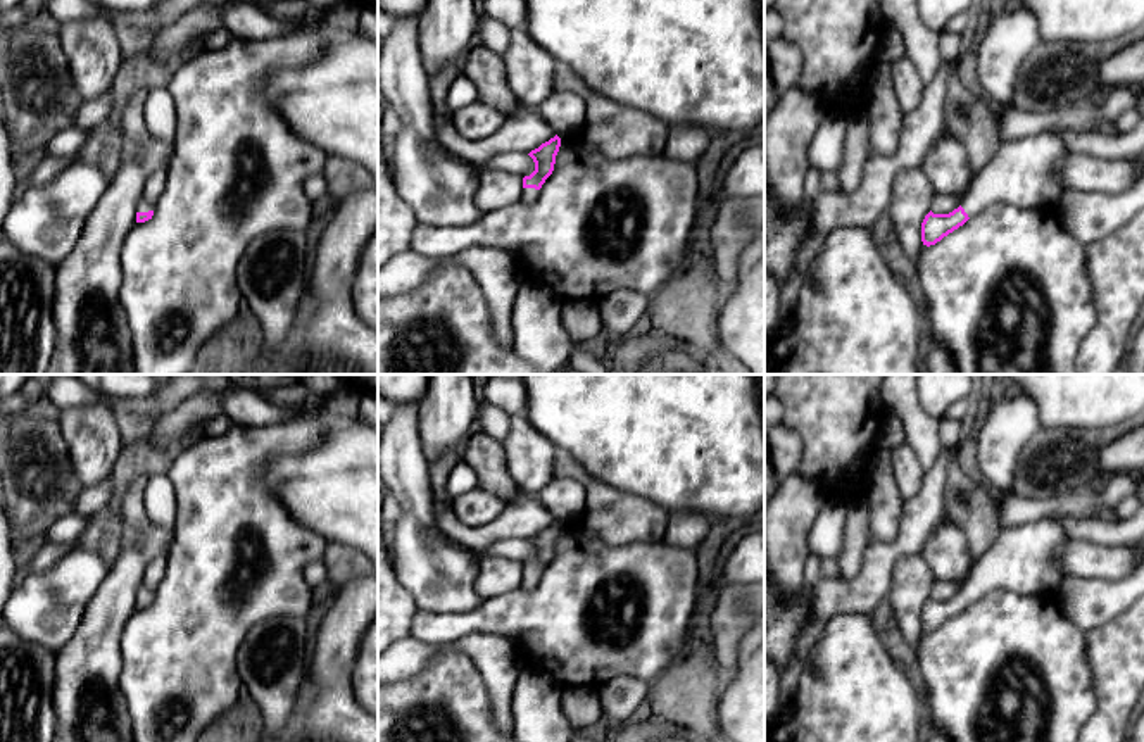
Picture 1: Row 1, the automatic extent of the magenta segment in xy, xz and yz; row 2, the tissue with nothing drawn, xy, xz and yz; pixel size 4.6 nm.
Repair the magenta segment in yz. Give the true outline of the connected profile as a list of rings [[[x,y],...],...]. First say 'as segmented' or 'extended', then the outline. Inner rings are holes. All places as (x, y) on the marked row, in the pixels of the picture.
extended; [[[1047,131],[1001,143],[992,160],[980,173],[975,173],[970,190],[958,209],[949,214],[933,214],[930,211],[925,216],[921,223],[923,245],[935,245],[970,217],[997,202],[1008,202],[1021,209],[1056,207],[1065,188],[1054,169],[1065,154],[1068,154],[1068,148],[1063,140],[1056,133]]]

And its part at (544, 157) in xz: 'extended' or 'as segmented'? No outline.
extended

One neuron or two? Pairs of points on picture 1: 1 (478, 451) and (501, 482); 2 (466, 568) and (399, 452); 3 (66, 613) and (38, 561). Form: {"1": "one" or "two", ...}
{"1": "one", "2": "one", "3": "two"}

